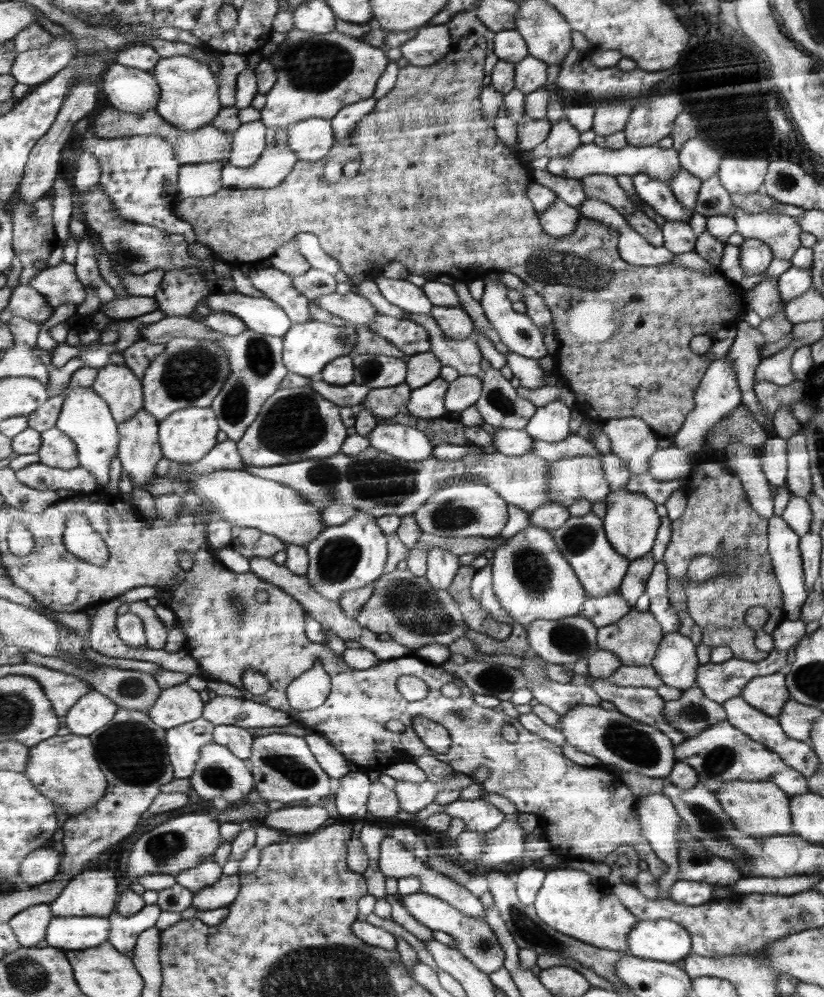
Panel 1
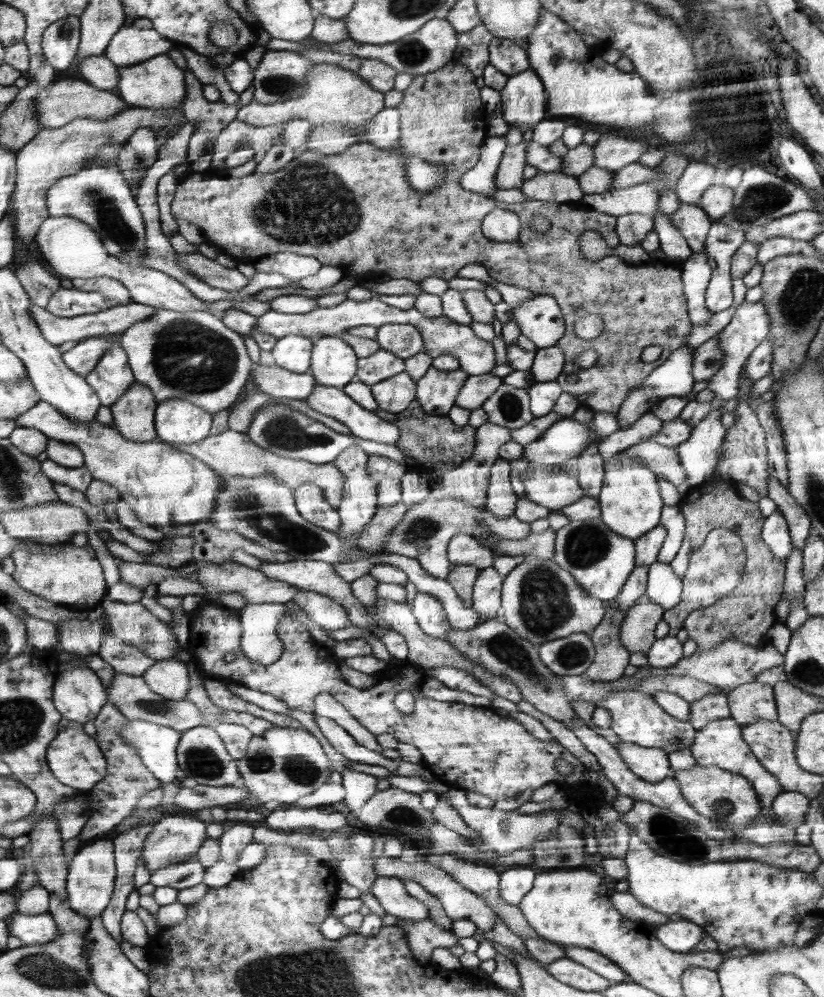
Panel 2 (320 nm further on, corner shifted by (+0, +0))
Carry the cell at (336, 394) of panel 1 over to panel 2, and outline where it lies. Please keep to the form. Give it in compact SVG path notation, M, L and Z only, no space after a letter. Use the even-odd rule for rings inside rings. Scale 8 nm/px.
M254 364L251 380L258 390L278 399L305 399L318 385L310 371L296 373L268 364Z

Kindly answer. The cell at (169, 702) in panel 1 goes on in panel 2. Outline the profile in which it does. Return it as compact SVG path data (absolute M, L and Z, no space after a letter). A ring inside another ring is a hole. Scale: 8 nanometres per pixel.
M176 658L157 660L141 675L152 692L160 694L167 700L176 702L186 700L189 690L186 661L179 661Z

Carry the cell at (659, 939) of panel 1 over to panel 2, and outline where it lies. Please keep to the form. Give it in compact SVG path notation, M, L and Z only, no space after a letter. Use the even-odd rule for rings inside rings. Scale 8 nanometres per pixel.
M686 919L670 920L660 925L656 930L656 935L670 950L682 953L693 951L702 942L702 937L706 936L703 927Z

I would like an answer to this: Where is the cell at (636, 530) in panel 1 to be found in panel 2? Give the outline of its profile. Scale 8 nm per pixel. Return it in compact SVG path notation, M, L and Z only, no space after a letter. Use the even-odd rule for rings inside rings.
M616 453L604 458L603 485L597 496L601 506L601 519L616 534L626 538L640 538L660 524L664 502L653 470L637 456Z

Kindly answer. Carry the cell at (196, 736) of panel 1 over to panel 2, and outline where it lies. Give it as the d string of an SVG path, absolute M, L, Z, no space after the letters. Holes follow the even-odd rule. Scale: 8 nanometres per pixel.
M128 719L128 725L121 730L121 737L128 742L130 746L136 746L138 753L145 765L156 775L162 783L177 782L174 772L179 767L177 763L177 746L184 732L174 730L173 727L164 726L147 720Z

